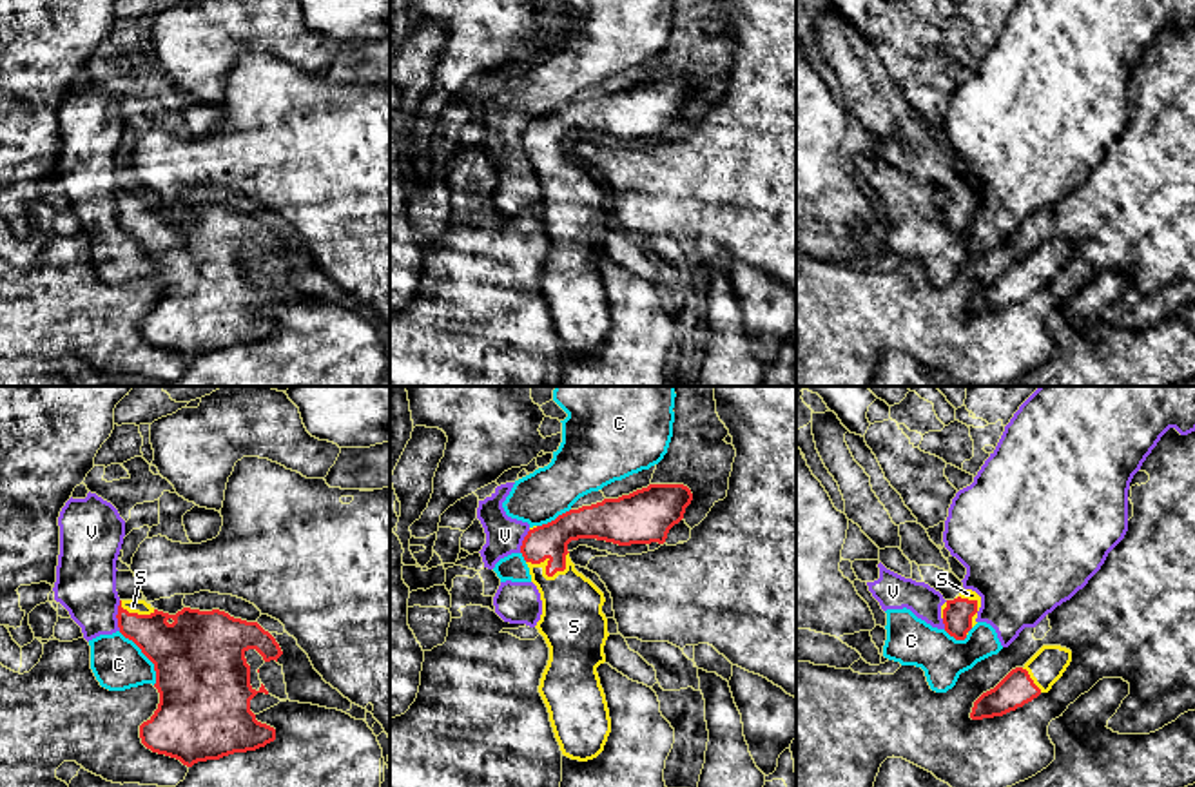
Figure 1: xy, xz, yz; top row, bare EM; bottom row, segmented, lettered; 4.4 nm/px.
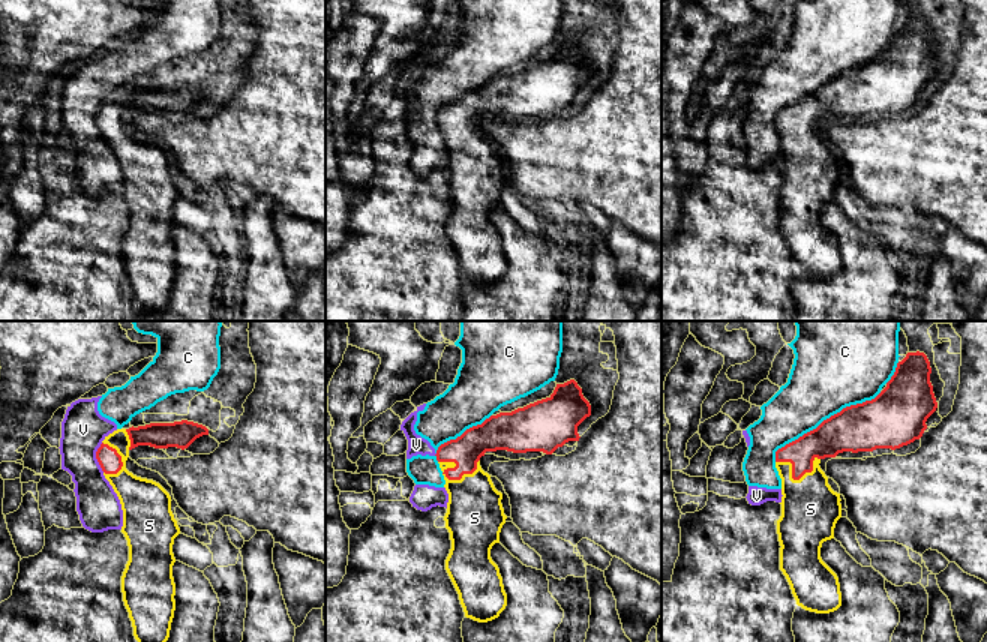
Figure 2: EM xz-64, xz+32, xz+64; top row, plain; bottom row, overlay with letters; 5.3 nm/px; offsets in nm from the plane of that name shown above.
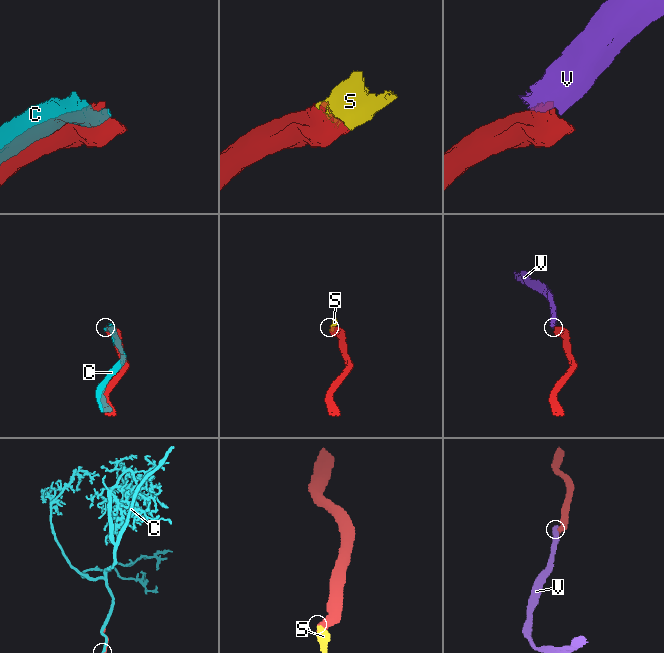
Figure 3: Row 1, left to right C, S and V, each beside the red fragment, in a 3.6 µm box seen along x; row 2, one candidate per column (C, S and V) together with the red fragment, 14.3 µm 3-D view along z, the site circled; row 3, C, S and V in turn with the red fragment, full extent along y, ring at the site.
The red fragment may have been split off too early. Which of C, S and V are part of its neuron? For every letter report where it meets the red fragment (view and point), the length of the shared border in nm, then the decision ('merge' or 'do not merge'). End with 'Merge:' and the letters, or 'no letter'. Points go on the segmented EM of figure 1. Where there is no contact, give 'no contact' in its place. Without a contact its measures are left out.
C: xy (145, 655) | 280 nm | do not merge
S: xz (548, 575) | 200 nm | merge
V: xy (116, 615) | 140 nm | do not merge
Merge: S

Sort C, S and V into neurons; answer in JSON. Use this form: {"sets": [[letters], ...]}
{"sets": [["C", "V"], ["S"]]}

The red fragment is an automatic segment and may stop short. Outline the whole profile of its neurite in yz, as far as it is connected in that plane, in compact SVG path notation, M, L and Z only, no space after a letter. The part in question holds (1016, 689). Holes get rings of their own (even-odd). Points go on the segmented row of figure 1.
M1043 646L1023 667L1012 669L994 689L983 693L970 718L1003 716L1048 693L1072 662L1072 651L1061 646Z

